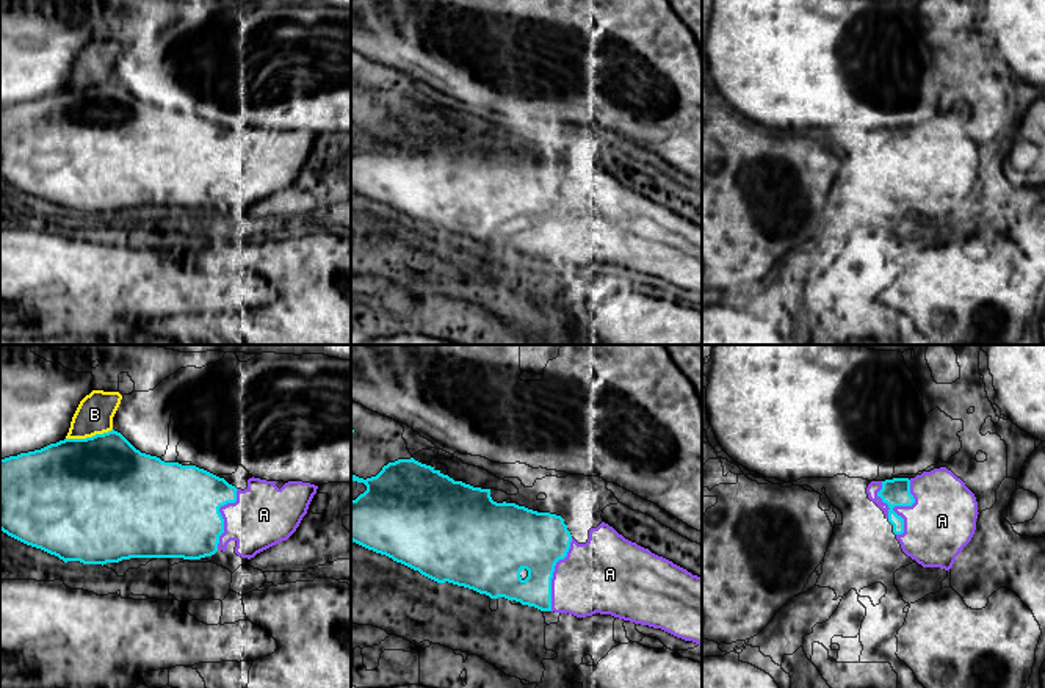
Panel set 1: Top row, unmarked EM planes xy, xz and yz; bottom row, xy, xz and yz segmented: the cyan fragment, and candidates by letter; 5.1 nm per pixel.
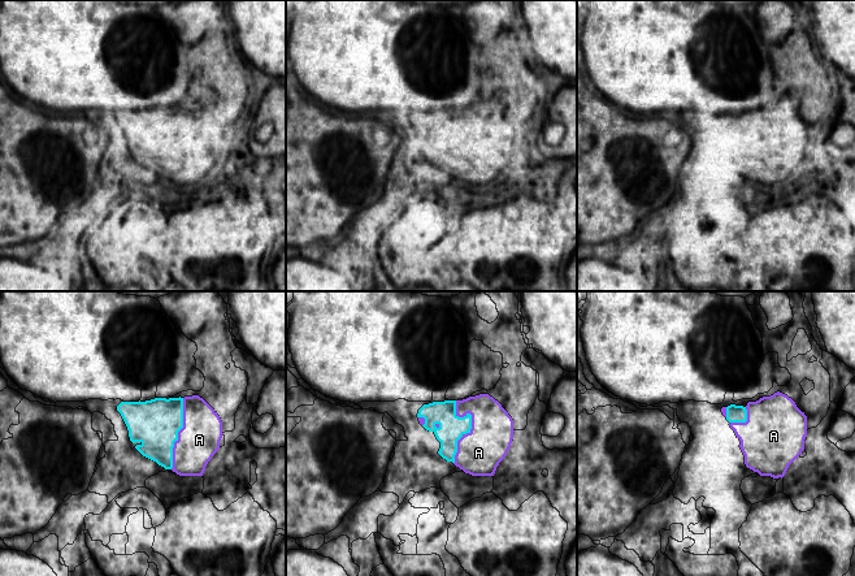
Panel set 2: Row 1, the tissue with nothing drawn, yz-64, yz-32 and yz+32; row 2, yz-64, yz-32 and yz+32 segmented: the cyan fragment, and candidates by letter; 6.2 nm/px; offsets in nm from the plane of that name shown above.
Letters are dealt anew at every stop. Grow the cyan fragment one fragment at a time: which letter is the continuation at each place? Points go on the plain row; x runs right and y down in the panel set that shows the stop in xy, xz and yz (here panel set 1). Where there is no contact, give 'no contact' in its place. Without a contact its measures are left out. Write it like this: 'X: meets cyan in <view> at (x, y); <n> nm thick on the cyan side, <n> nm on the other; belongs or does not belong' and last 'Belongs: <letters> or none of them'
A: meets cyan in yz at (892, 157); 140 nm thick on the cyan side, 340 nm on the other; belongs
B: meets cyan in xy at (88, 86); 500 nm thick on the cyan side, 190 nm on the other; does not belong
Belongs: A

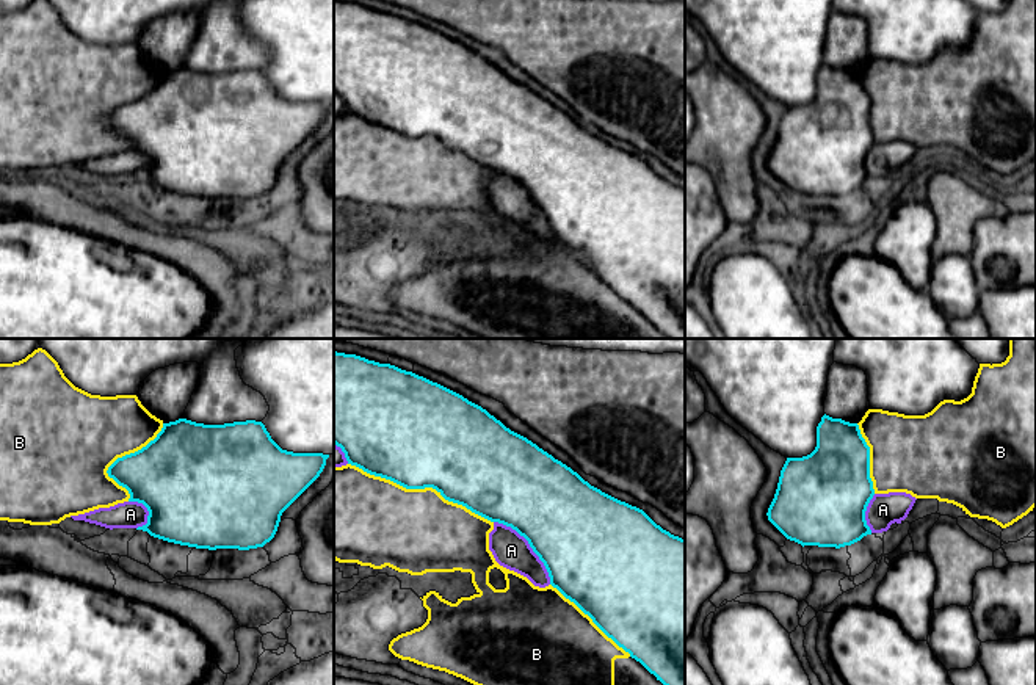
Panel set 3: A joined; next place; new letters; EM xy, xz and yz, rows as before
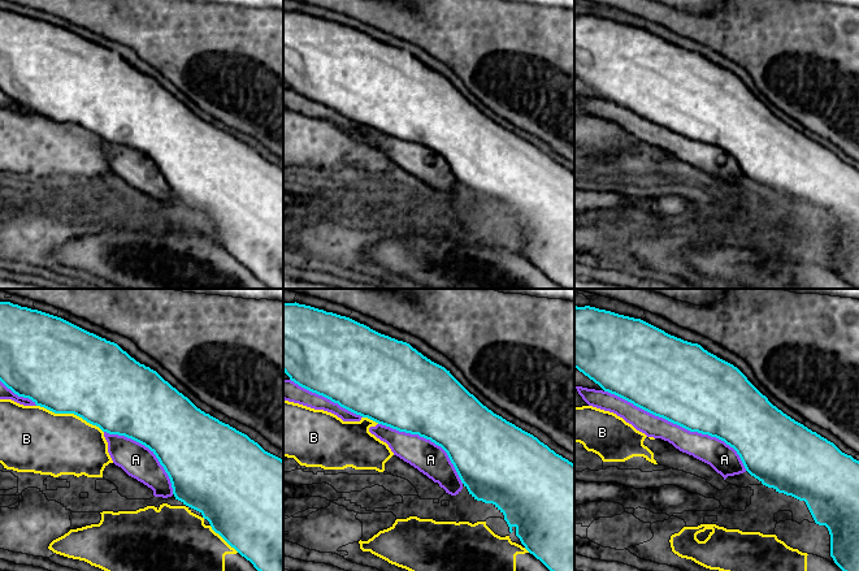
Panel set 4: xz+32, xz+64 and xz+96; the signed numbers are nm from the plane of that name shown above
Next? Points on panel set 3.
A: meets cyan in xz at (530, 195); 480 nm thick on the cyan side, 190 nm on the other; does not belong
B: meets cyan in xz at (420, 137); 500 nm thick on the cyan side, 440 nm on the other; does not belong
Belongs: none of them

